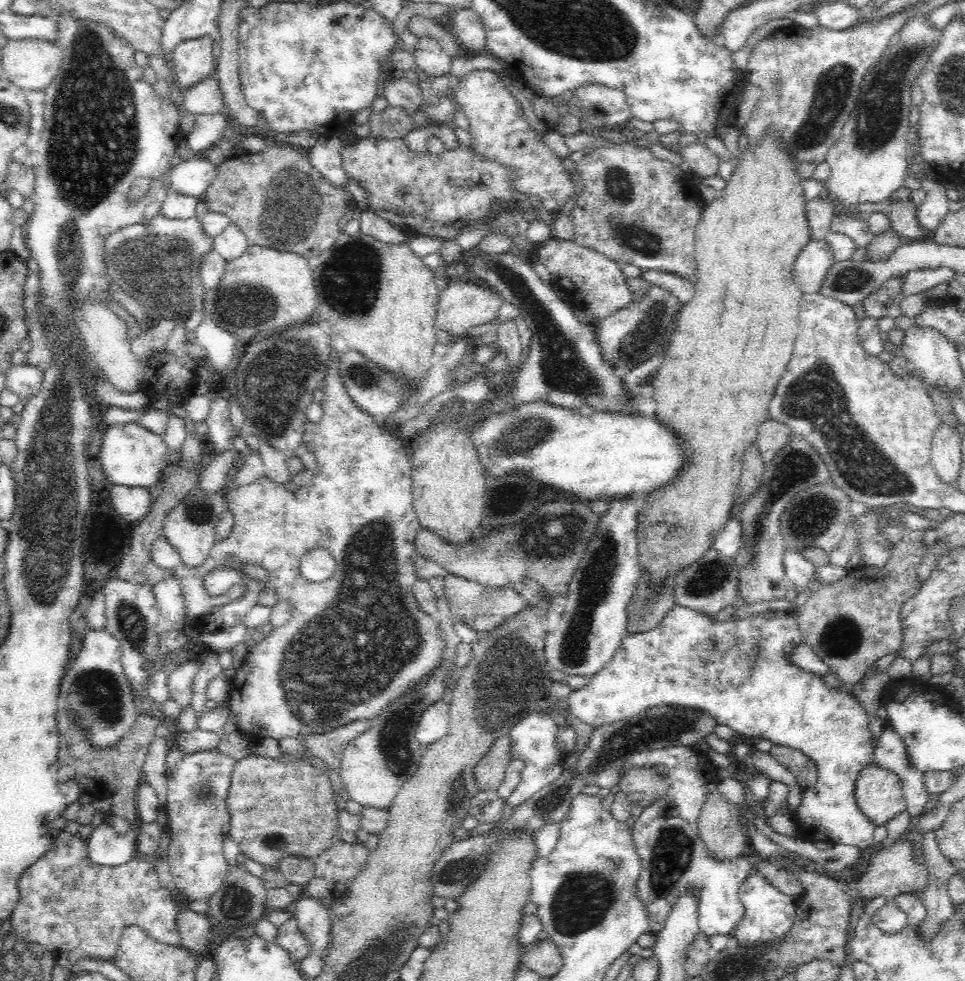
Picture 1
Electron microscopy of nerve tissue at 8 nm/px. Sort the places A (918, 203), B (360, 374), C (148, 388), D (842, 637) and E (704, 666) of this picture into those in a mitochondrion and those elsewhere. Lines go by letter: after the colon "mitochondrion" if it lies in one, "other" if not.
A: other
B: mitochondrion
C: other
D: mitochondrion
E: other

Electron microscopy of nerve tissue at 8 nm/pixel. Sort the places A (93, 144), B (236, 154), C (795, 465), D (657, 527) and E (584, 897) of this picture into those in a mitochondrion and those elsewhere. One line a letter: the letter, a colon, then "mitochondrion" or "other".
A: mitochondrion
B: other
C: mitochondrion
D: other
E: mitochondrion

